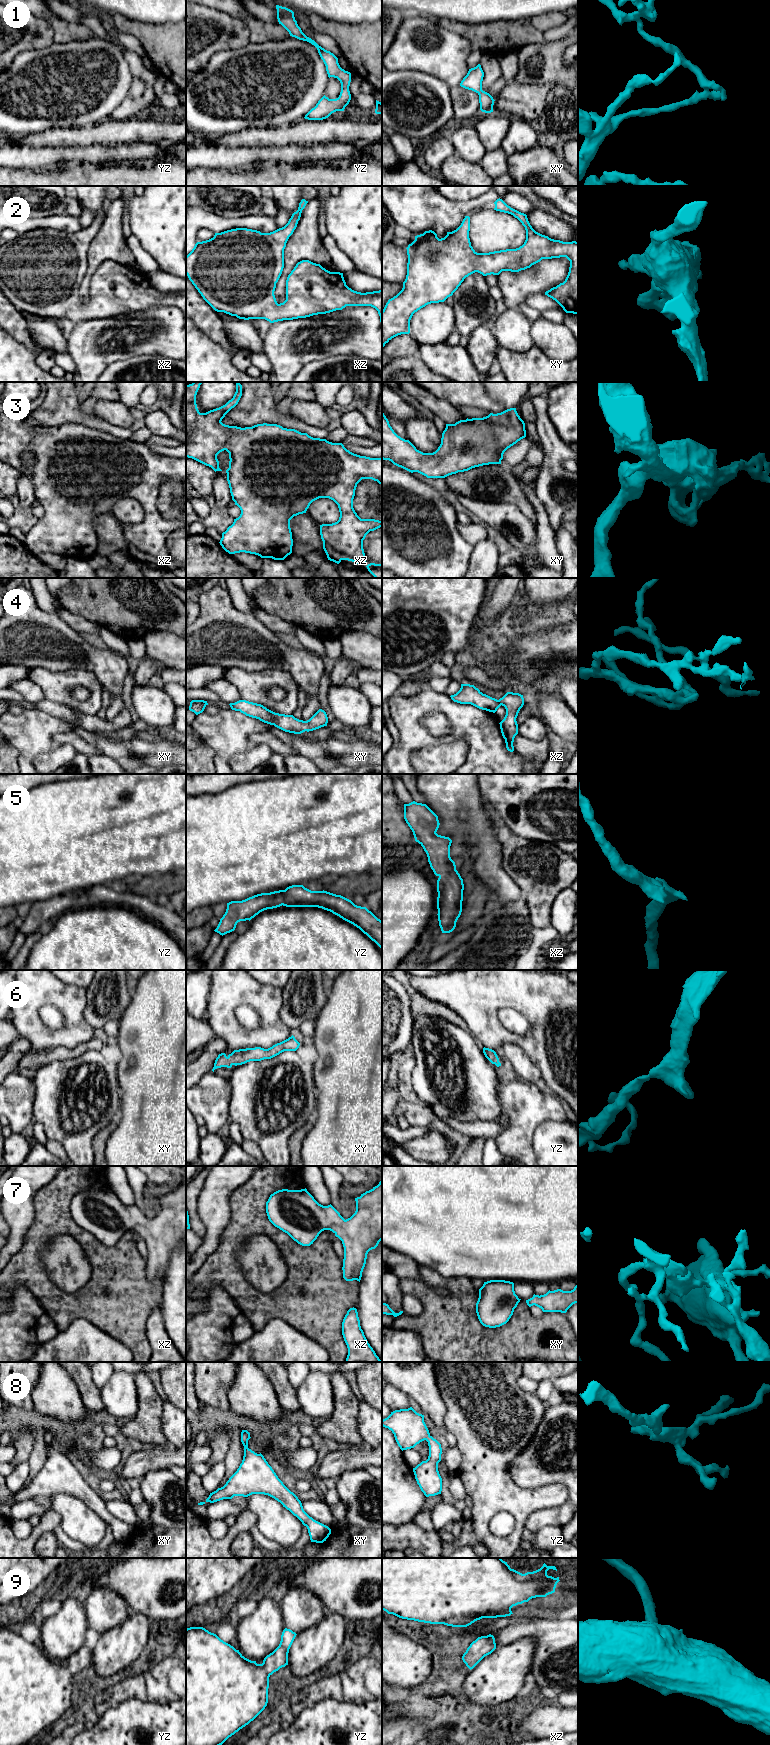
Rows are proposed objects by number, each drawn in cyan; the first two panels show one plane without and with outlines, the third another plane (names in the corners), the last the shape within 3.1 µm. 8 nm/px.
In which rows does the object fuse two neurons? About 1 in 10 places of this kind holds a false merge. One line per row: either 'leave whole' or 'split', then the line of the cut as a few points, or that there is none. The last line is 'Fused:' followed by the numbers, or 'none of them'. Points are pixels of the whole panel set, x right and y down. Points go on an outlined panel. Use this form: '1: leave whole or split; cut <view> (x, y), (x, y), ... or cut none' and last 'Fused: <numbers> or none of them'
1: leave whole; cut none
2: leave whole; cut none
3: leave whole; cut none
4: leave whole; cut none
5: leave whole; cut none
6: leave whole; cut none
7: leave whole; cut none
8: leave whole; cut none
9: leave whole; cut none
Fused: none of them

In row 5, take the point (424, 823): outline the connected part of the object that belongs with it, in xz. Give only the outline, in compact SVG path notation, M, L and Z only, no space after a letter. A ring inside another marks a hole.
M415 801L404 804L404 819L427 854L437 880L438 921L442 933L450 933L462 912L463 879L450 857L452 840L438 835L438 816L426 805Z

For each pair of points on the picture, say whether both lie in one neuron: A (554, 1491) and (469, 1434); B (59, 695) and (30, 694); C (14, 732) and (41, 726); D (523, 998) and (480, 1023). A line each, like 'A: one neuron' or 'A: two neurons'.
A: one neuron
B: two neurons
C: one neuron
D: one neuron

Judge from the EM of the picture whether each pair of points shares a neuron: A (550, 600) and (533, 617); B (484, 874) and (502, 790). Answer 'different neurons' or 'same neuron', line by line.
A: different neurons
B: different neurons

